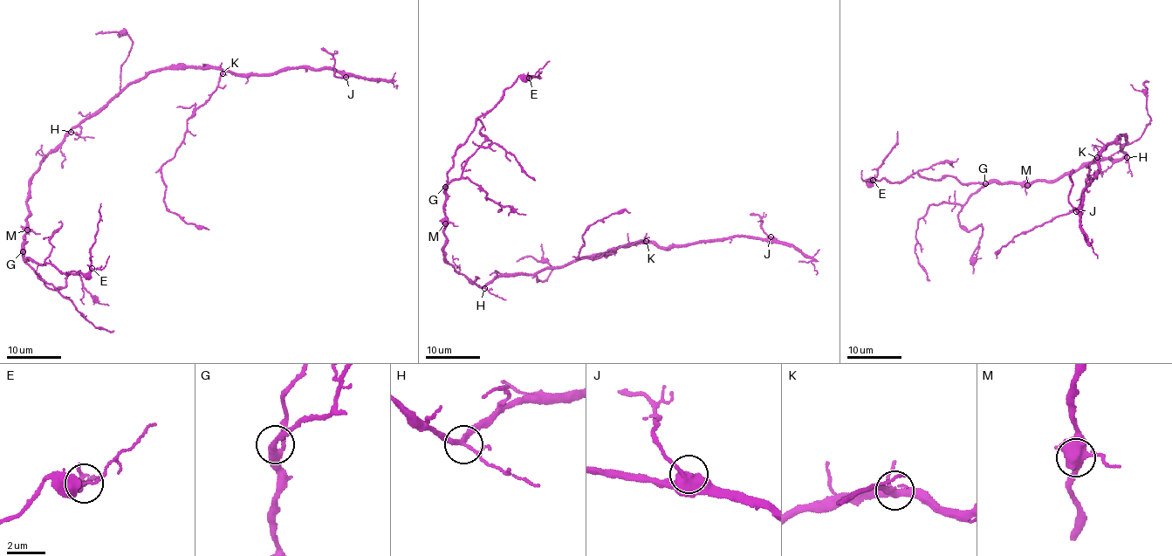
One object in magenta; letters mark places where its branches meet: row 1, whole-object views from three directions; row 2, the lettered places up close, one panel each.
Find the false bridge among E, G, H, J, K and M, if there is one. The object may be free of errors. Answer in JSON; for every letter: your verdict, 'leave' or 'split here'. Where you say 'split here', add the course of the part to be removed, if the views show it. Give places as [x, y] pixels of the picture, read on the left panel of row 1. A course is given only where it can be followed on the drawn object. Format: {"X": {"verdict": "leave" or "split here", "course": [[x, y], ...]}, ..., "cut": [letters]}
{"E": {"verdict": "leave"}, "G": {"verdict": "leave"}, "H": {"verdict": "leave"}, "J": {"verdict": "leave"}, "K": {"verdict": "leave"}, "M": {"verdict": "leave"}, "cut": []}

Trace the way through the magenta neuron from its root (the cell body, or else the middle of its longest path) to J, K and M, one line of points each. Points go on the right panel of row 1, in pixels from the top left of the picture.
J: (1122, 152), (1120, 147), (1127, 143), (1125, 135), (1103, 148), (1098, 174), (1084, 189), (1082, 202), (1076, 211)
K: (1122, 152), (1120, 147), (1127, 143), (1127, 138), (1120, 135), (1115, 144), (1109, 144), (1097, 157)
M: (1122, 152), (1127, 156), (1092, 161), (1056, 180), (1032, 181), (1027, 184)

